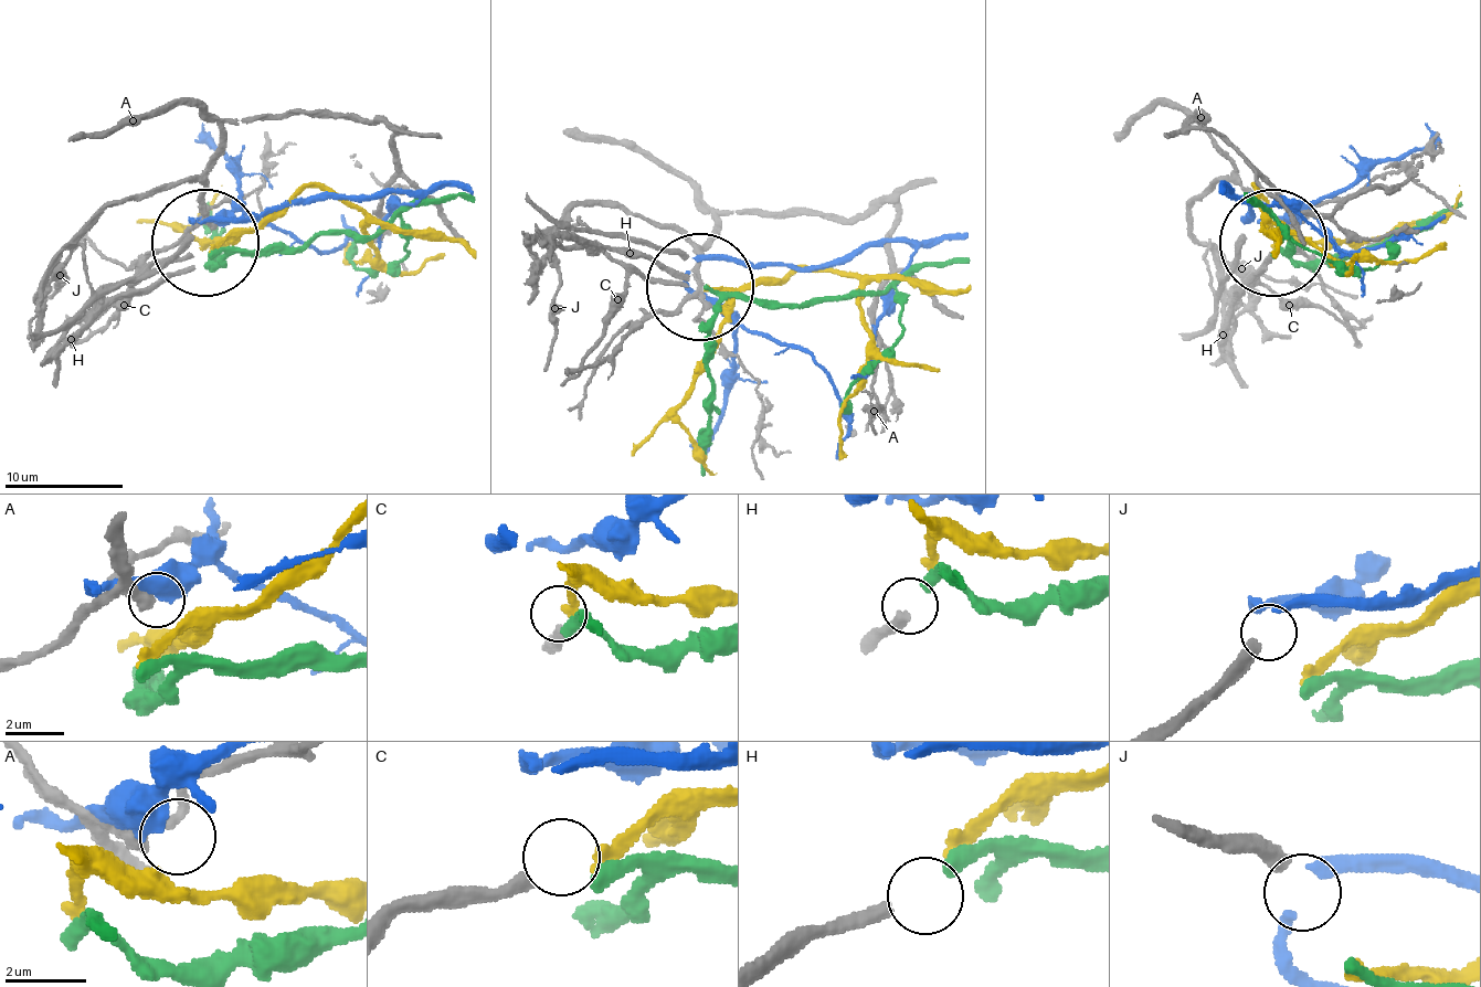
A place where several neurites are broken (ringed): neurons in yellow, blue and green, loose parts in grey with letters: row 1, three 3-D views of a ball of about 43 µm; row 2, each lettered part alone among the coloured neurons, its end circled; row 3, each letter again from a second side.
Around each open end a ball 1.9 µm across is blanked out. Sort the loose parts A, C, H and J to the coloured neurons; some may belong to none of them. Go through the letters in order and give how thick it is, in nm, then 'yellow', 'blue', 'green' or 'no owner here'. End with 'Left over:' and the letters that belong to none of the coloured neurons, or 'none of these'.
A: 360 nm thick; no owner here
C: 320 nm thick; yellow
H: 380 nm thick; green
J: 440 nm thick; blue
Left over: A

